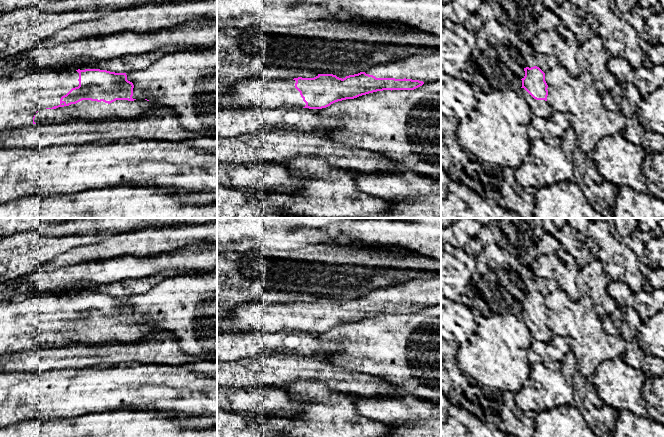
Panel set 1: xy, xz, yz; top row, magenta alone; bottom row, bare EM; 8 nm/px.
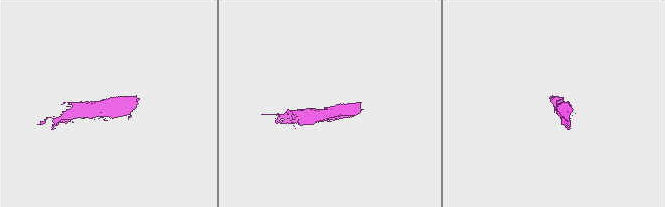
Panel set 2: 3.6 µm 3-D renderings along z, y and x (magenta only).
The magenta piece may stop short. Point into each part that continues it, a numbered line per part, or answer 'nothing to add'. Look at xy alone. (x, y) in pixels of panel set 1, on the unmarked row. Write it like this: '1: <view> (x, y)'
1: xy (21, 321)

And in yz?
1: yz (540, 332)

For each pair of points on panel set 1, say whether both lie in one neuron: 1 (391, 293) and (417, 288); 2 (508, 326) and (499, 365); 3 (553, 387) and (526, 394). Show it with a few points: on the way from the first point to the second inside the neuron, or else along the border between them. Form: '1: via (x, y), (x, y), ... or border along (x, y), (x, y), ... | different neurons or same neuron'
1: via (397, 293), (411, 293) | same neuron
2: via (505, 336), (501, 340), (501, 355) | same neuron
3: via (546, 392), (533, 394) | same neuron

